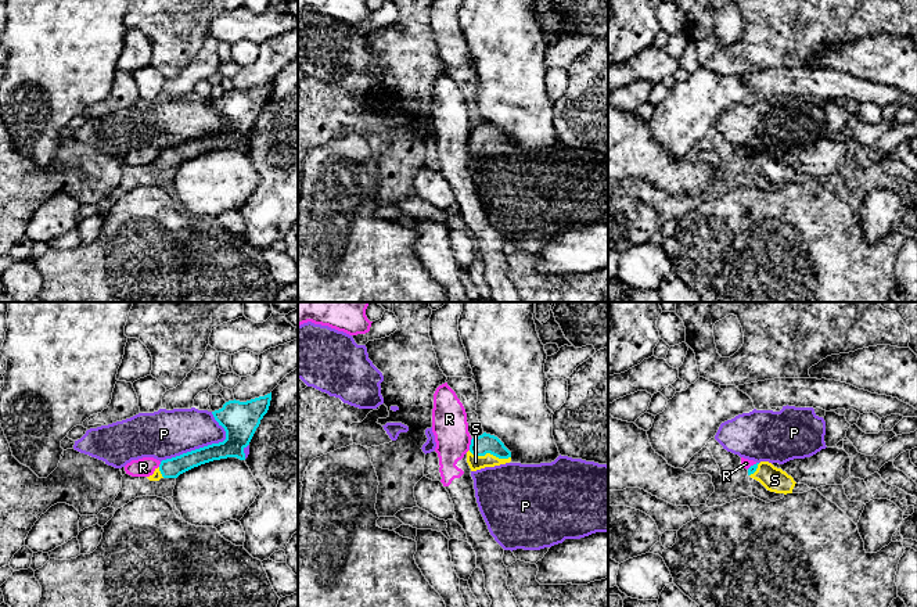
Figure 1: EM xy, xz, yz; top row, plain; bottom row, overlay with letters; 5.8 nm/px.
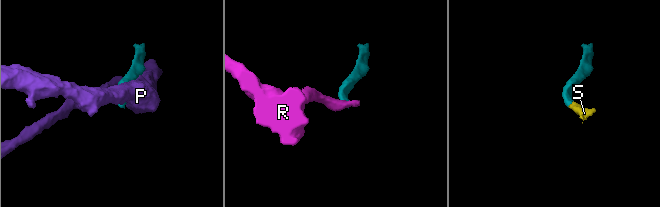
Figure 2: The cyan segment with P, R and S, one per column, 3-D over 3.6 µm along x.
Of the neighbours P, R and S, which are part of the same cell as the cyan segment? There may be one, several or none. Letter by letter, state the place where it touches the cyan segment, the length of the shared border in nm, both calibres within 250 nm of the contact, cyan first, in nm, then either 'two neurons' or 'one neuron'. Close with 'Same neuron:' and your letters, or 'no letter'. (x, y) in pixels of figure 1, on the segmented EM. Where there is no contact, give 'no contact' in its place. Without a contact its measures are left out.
P: xy (196, 449) | 420 nm | 140/280 nm | two neurons
R: xz (471, 444) | 80 nm | 120/200 nm | two neurons
S: xz (489, 452) | 260 nm | 120/80 nm | one neuron
Same neuron: S

